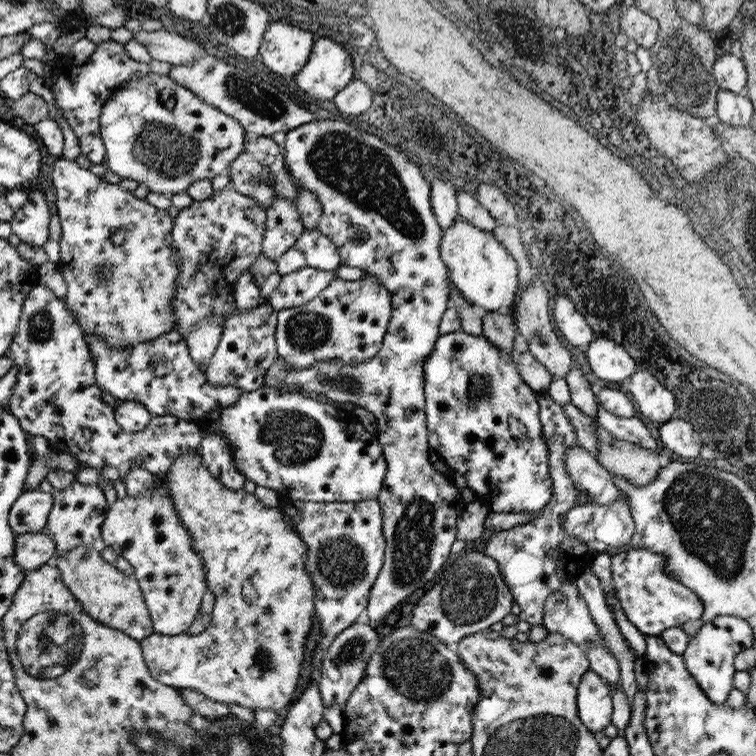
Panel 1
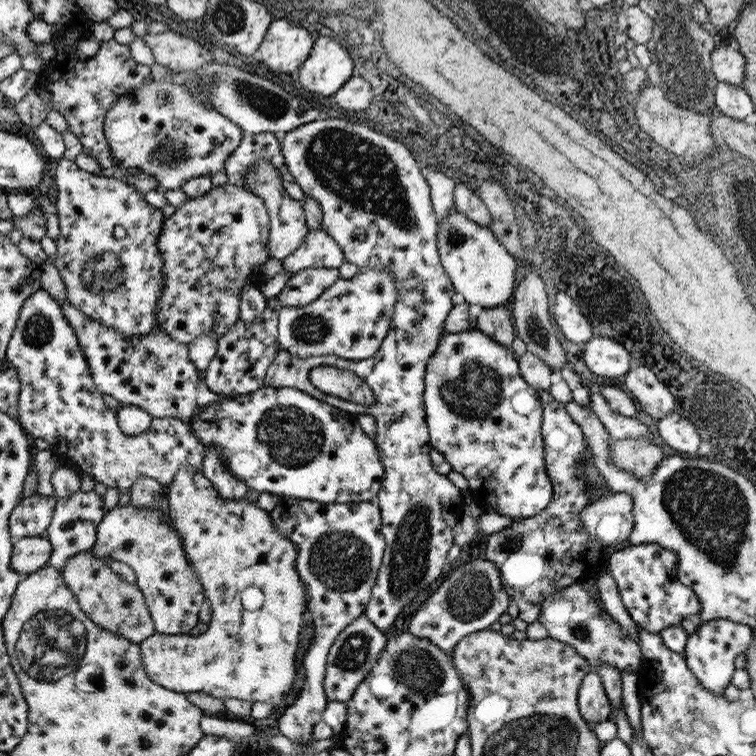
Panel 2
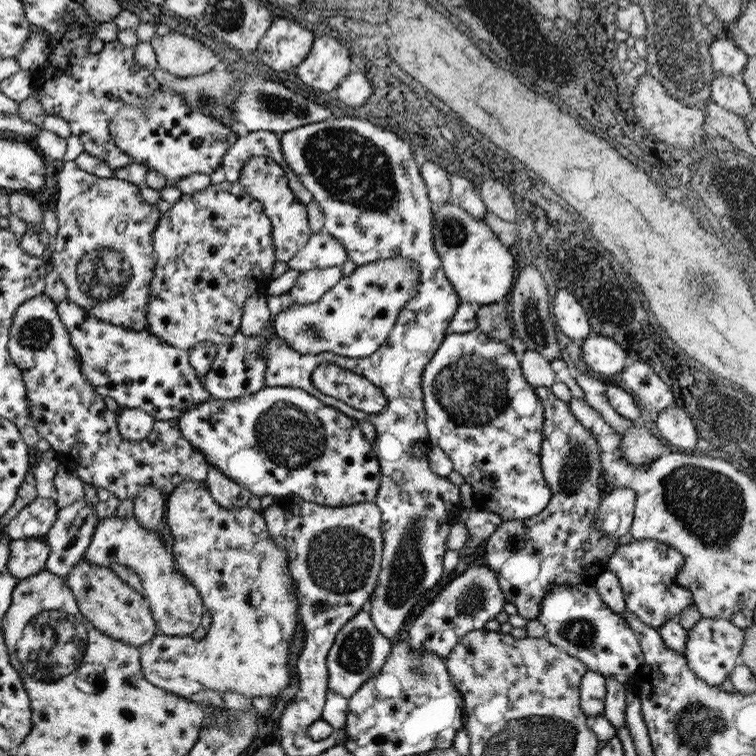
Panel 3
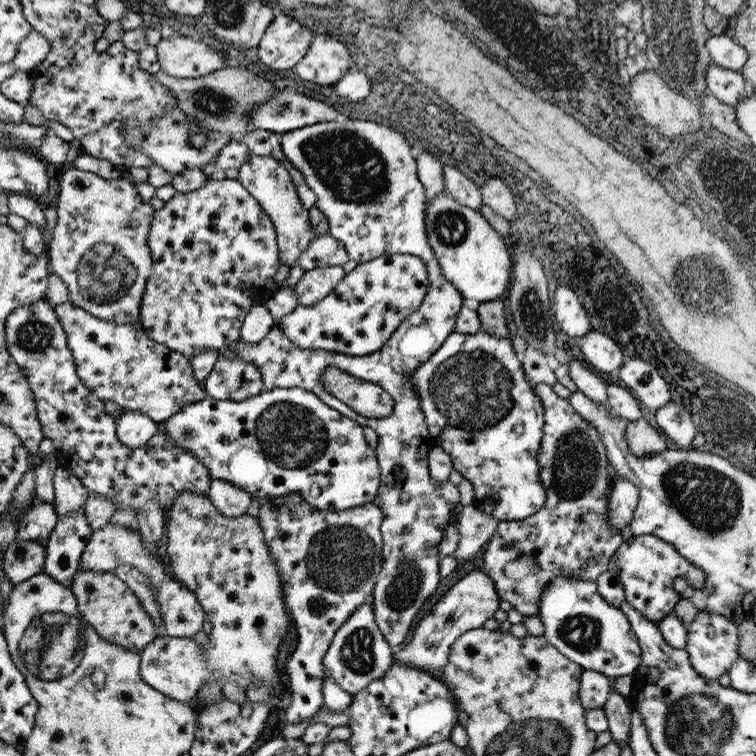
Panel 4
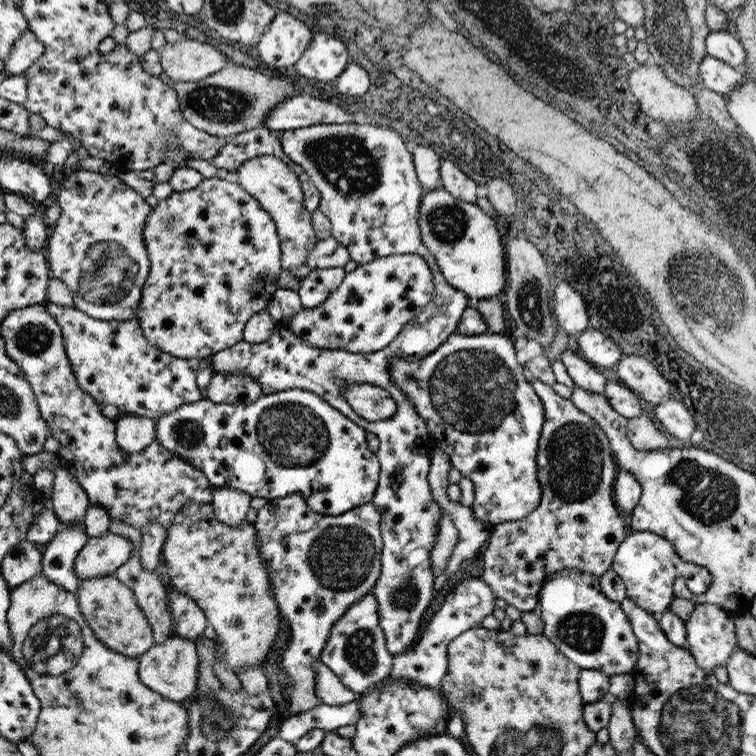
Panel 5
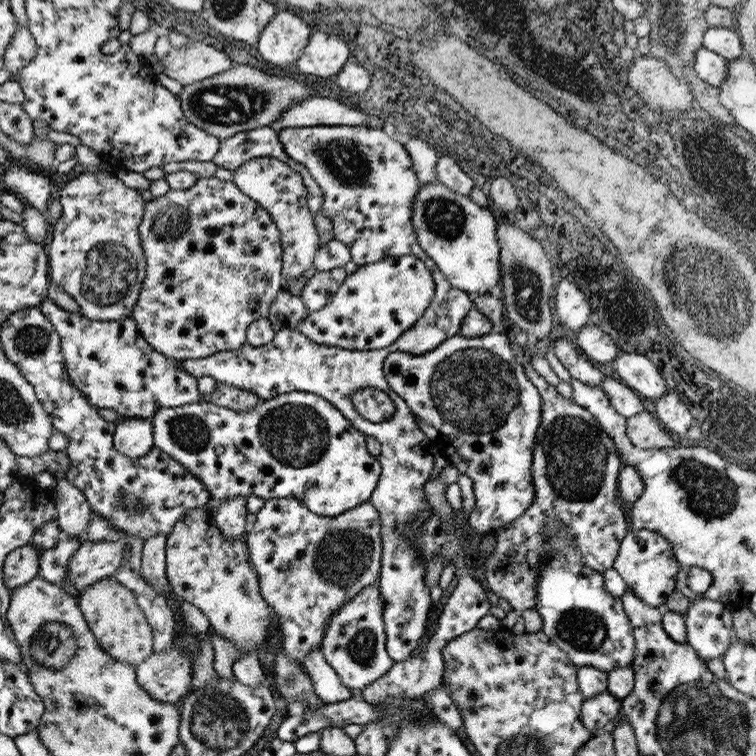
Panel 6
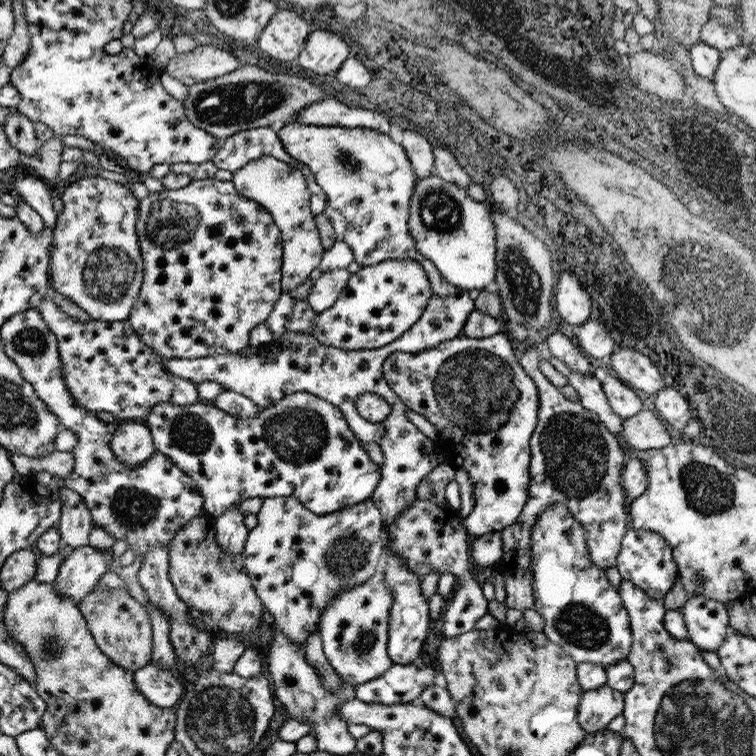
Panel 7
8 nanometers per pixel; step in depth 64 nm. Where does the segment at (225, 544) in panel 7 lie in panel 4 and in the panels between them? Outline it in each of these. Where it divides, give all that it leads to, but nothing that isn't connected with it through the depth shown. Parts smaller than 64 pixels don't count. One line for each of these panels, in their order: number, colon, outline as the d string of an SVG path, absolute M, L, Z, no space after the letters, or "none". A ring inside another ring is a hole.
4: M211 478L211 490L207 492L207 500L211 500L211 504L219 510L219 514L227 518L239 518L245 514L251 502L251 494L245 490L239 490L237 486L225 480Z
5: M215 488L211 492L211 506L215 510L215 518L227 526L239 526L245 522L245 514L251 506L251 498L245 492L231 488Z
6: M235 496L215 508L217 508L217 512L213 514L213 520L219 526L219 532L223 532L223 536L241 538L245 532L249 532L249 528L245 526L247 498Z

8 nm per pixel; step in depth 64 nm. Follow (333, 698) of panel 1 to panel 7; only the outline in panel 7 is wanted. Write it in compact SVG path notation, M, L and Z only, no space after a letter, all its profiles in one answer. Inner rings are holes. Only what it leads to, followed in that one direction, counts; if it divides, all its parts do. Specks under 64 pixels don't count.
M375 572L369 580L365 580L365 584L359 584L351 590L341 590L323 610L323 620L319 620L319 638L323 644L323 652L325 652L325 660L327 664L333 668L333 672L341 678L341 684L353 684L355 688L373 680L379 680L381 676L385 676L393 662L389 658L389 644L387 644L387 616L391 612L391 604L393 604L393 592L387 588L385 582L385 572Z

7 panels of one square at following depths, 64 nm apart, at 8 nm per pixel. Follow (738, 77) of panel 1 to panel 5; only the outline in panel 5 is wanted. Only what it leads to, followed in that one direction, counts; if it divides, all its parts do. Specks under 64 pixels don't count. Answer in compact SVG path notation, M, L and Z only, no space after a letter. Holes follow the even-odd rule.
M725 30L711 32L705 38L705 50L707 50L707 56L715 56L735 70L745 64L745 56L747 56L747 52L743 50L737 36L729 34Z

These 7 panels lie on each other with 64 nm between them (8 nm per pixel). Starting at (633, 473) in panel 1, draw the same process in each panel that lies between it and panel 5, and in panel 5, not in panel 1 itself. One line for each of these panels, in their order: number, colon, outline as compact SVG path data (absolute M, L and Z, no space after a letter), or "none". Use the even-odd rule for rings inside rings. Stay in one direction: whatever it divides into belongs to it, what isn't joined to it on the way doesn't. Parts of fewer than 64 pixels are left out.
2: M627 438L627 440L611 440L611 460L619 470L633 474L639 480L645 480L655 472L661 462L663 450L651 444L645 438Z
3: M635 422L633 428L629 428L623 434L621 440L621 452L627 458L627 462L631 462L633 466L649 466L651 462L655 462L661 452L663 452L663 444L659 444L659 440L655 436L651 436L651 432L645 426L639 426Z
4: M645 420L627 422L625 440L627 440L629 450L631 450L635 456L639 456L639 458L667 450L665 438L659 436L659 432L653 430Z
5: M647 416L627 420L627 438L629 438L631 446L639 452L667 450L667 446L669 446L669 440L665 438L665 434L659 432Z

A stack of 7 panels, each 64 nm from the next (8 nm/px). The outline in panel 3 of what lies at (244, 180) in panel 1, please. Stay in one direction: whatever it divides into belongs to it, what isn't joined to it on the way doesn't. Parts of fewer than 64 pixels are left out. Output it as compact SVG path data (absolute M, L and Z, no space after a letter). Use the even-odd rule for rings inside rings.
M249 132L249 134L241 134L241 138L231 144L231 148L227 150L227 156L223 156L223 172L225 172L225 182L233 184L239 182L241 176L241 168L245 168L251 158L271 158L279 168L283 168L285 176L287 176L287 184L291 186L291 192L295 194L295 198L307 206L309 202L313 202L311 194L299 184L299 178L287 168L287 160L283 158L283 148L281 148L281 140L273 134L273 132Z

